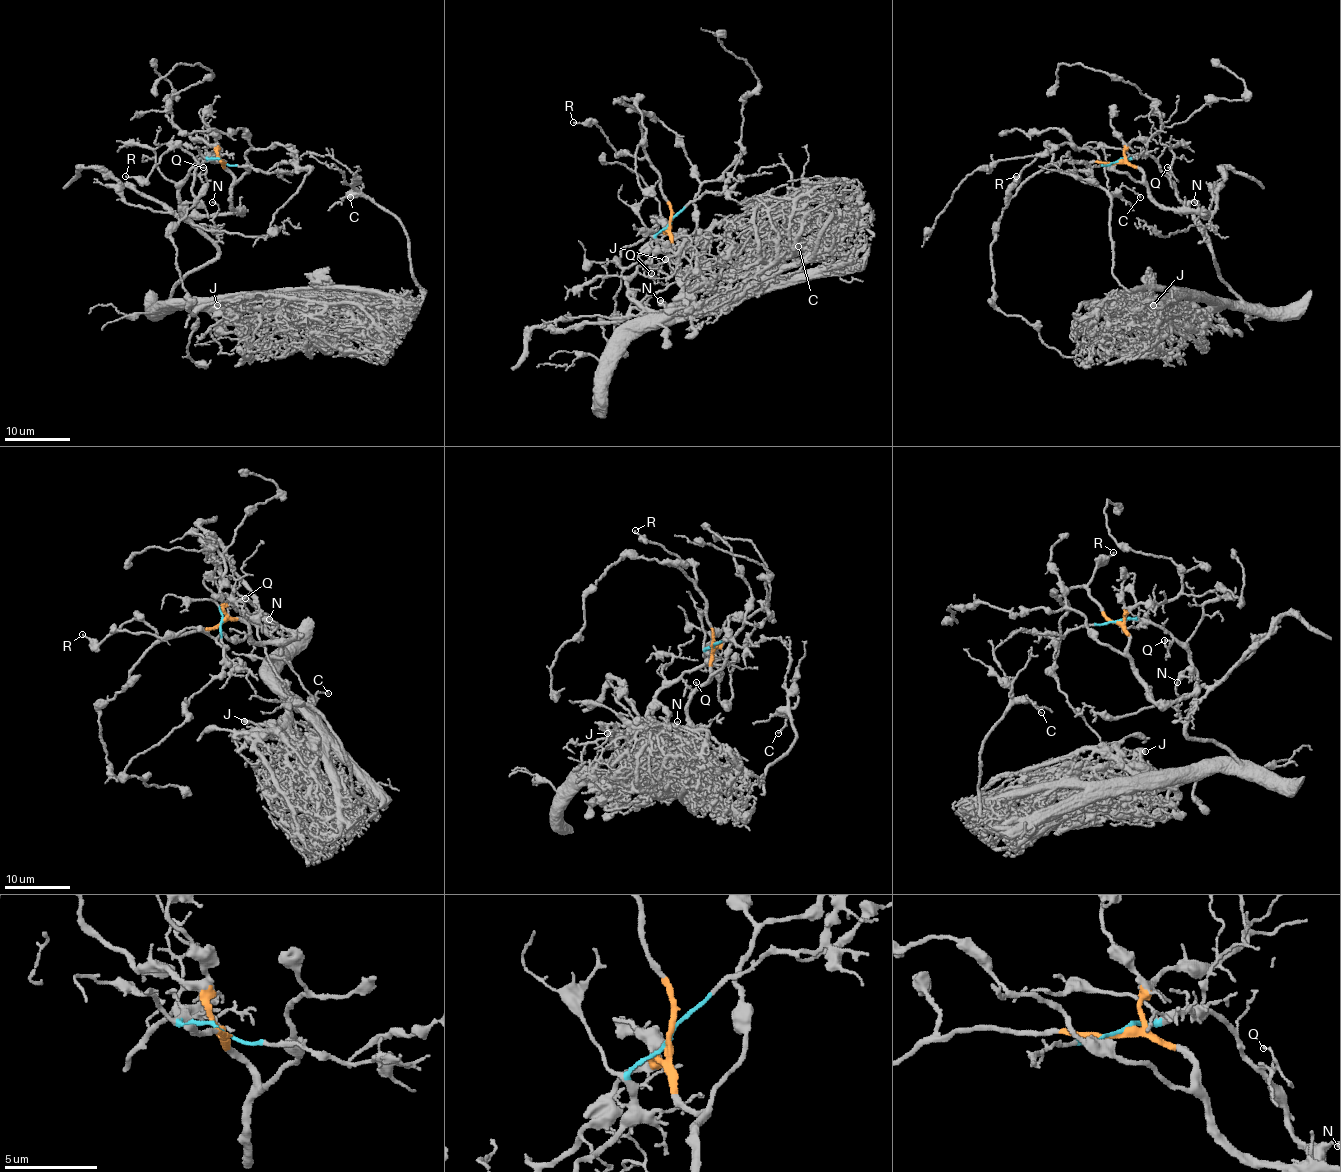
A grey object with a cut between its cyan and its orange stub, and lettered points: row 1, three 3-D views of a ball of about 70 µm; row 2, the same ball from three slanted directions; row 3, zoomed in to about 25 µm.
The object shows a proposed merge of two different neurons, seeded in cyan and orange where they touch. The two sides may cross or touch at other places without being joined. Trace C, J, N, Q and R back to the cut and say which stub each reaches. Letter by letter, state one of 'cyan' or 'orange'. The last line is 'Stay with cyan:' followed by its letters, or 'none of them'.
C: cyan
J: cyan
N: cyan
Q: cyan
R: orange
Stay with cyan: C, J, N, Q

